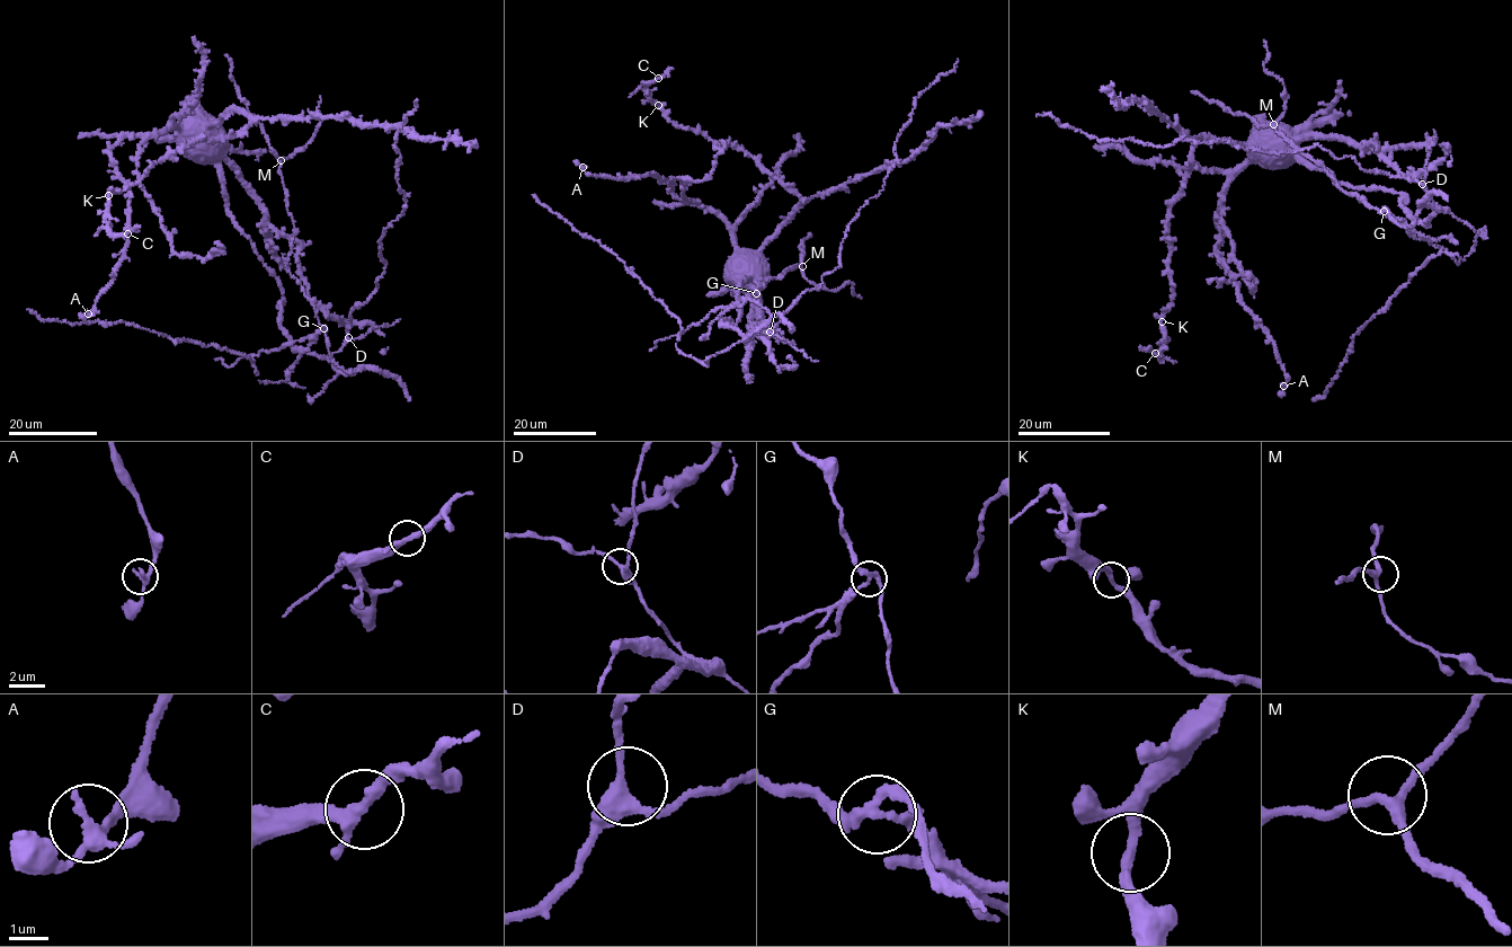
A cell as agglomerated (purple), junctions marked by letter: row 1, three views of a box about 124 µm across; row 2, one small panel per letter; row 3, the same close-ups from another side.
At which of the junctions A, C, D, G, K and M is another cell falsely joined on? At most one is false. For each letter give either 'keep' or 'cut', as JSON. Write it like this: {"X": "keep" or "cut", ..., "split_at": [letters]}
{"A": "keep", "C": "keep", "D": "keep", "G": "cut", "K": "keep", "M": "keep", "split_at": ["G"]}

